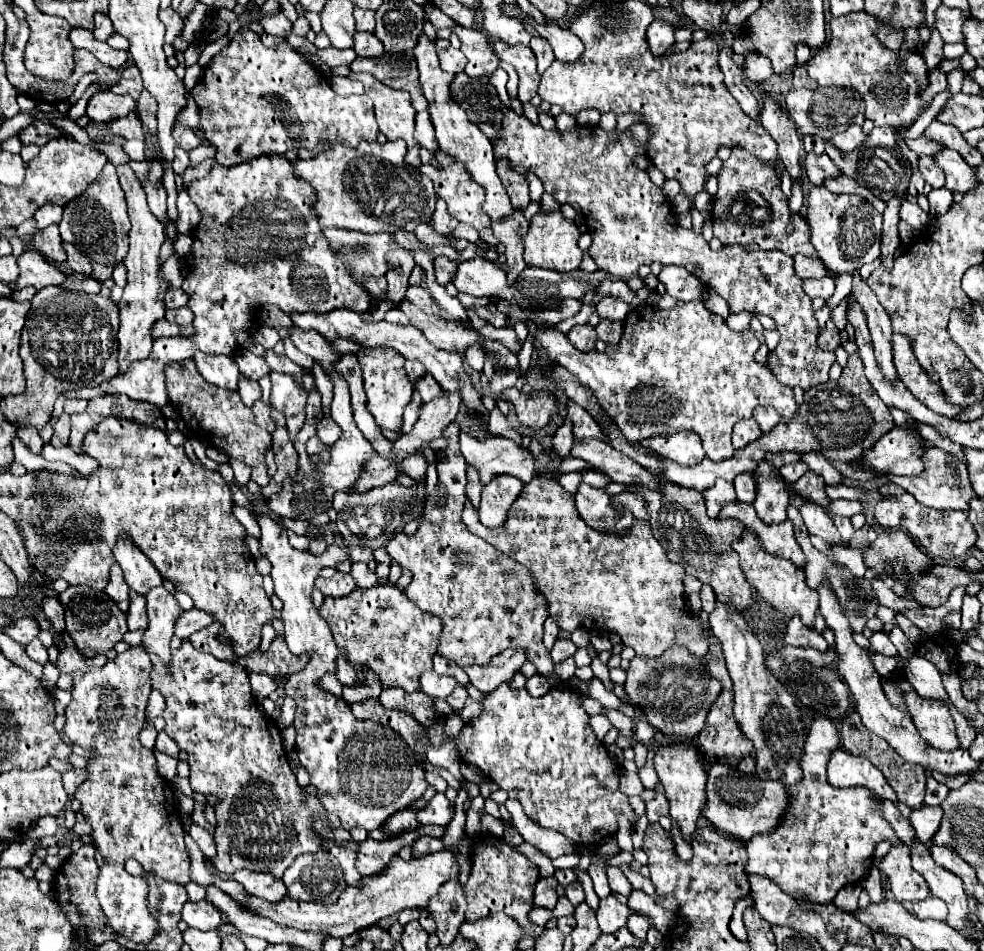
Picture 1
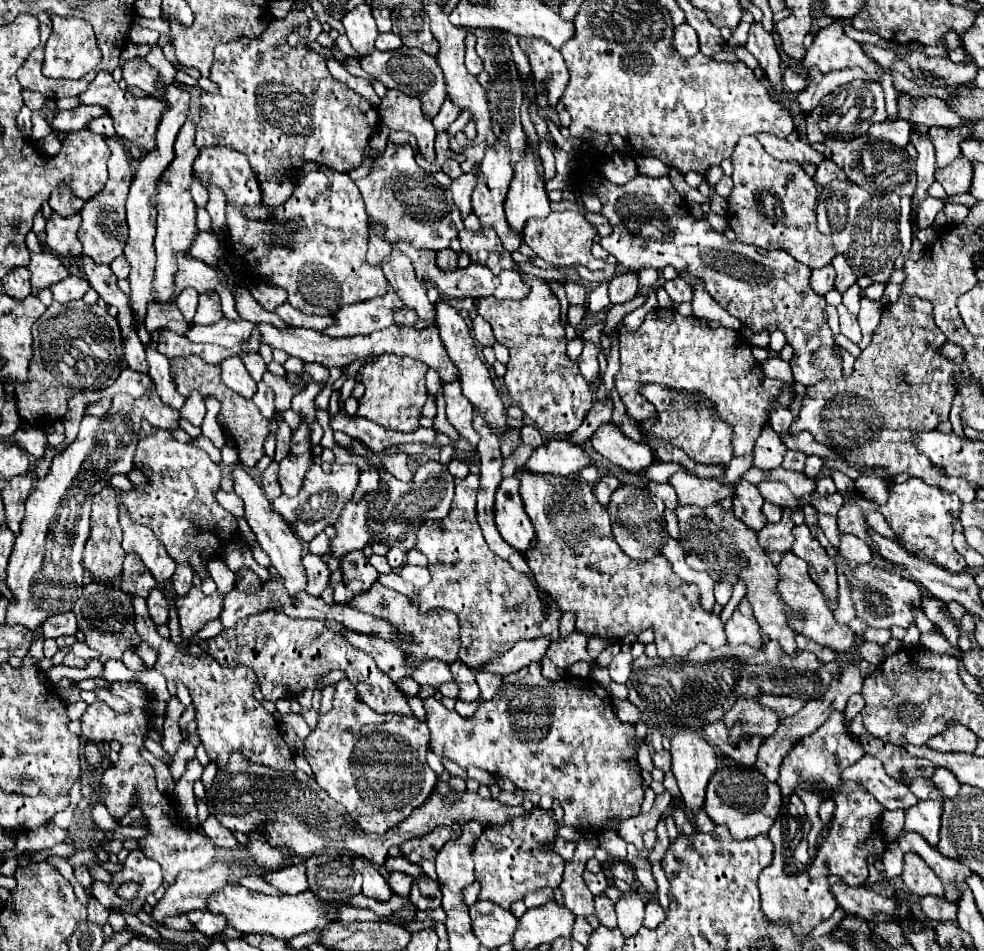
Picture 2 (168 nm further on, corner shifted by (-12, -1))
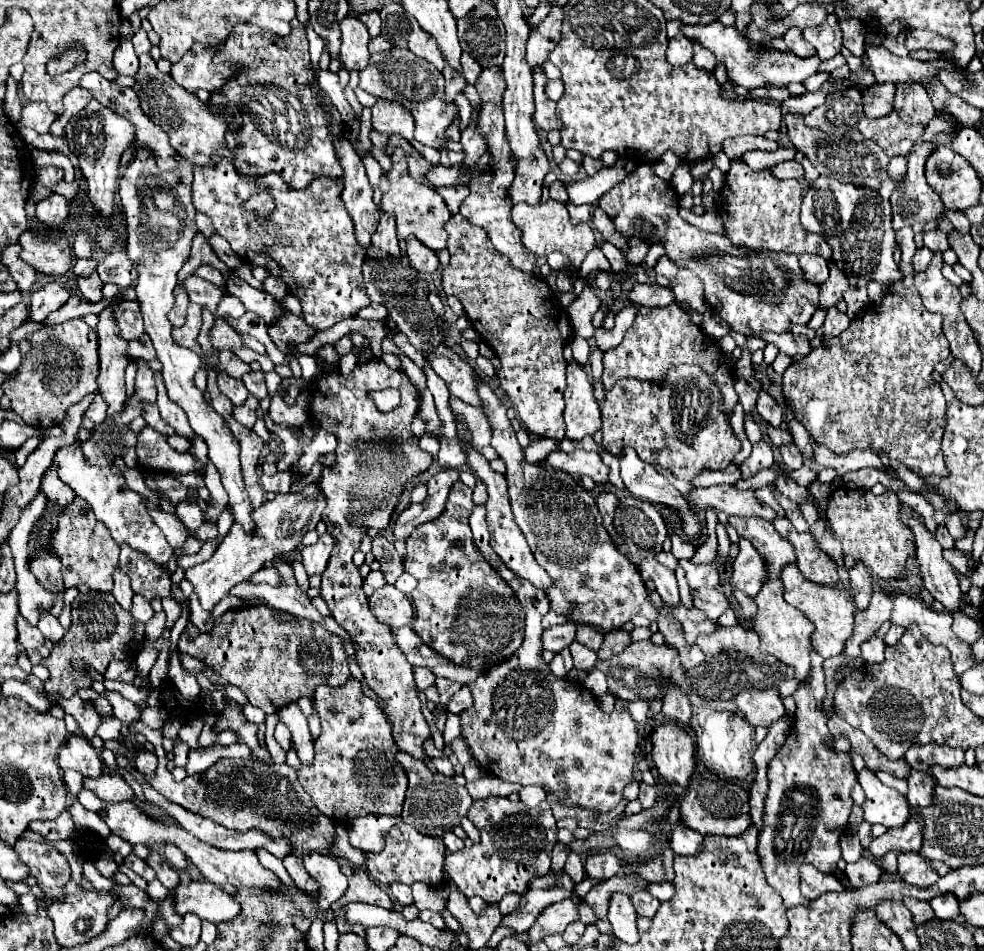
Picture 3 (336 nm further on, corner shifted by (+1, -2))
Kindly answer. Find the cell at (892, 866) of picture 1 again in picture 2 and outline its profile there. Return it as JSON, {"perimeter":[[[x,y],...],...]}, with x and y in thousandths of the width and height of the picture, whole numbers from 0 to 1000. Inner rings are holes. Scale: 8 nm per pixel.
{"perimeter":[[[931,896],[919,898],[919,915],[917,915],[915,923],[917,923],[921,936],[933,944],[943,942],[943,940],[949,940],[955,944],[959,942],[959,930]]]}

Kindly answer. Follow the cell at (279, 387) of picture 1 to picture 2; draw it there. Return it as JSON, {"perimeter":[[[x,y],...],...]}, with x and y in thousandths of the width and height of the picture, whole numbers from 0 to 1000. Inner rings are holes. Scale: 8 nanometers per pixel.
{"perimeter":[[[274,391],[268,393],[266,402],[278,410],[278,414],[280,414],[280,431],[283,433],[293,431],[295,429],[295,423],[297,423],[297,416],[305,412],[305,408],[301,404],[295,404],[291,397],[276,395]]]}

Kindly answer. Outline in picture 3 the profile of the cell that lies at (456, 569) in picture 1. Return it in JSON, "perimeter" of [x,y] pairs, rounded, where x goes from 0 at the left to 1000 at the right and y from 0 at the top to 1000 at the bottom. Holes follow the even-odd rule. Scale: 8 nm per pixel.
{"perimeter":[[[464,506],[458,512],[452,537],[444,546],[422,554],[422,558],[414,565],[414,584],[410,588],[410,594],[412,600],[424,609],[424,617],[418,626],[422,638],[420,664],[456,697],[464,701],[493,703],[519,691],[525,680],[529,680],[534,649],[527,630],[521,626],[521,619],[509,609],[509,605],[505,605],[505,600],[501,600],[501,596],[491,588],[485,573],[481,571],[477,554],[479,537],[479,514],[471,506]]]}

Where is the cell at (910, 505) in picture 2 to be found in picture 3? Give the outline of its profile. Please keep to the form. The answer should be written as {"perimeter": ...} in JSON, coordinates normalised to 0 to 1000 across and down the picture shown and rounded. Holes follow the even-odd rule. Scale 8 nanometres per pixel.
{"perimeter":[[[851,512],[840,529],[840,548],[857,573],[859,596],[875,590],[887,605],[910,609],[920,590],[930,584],[928,560],[914,548],[914,523],[908,516],[891,523],[879,514]]]}

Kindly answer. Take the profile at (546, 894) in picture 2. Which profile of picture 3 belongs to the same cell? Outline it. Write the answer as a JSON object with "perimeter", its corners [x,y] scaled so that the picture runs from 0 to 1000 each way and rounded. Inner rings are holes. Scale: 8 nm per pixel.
{"perimeter":[[[513,941],[513,945],[507,950],[507,956],[509,956],[509,962],[519,962],[521,958],[527,956],[527,945],[529,941]]]}

